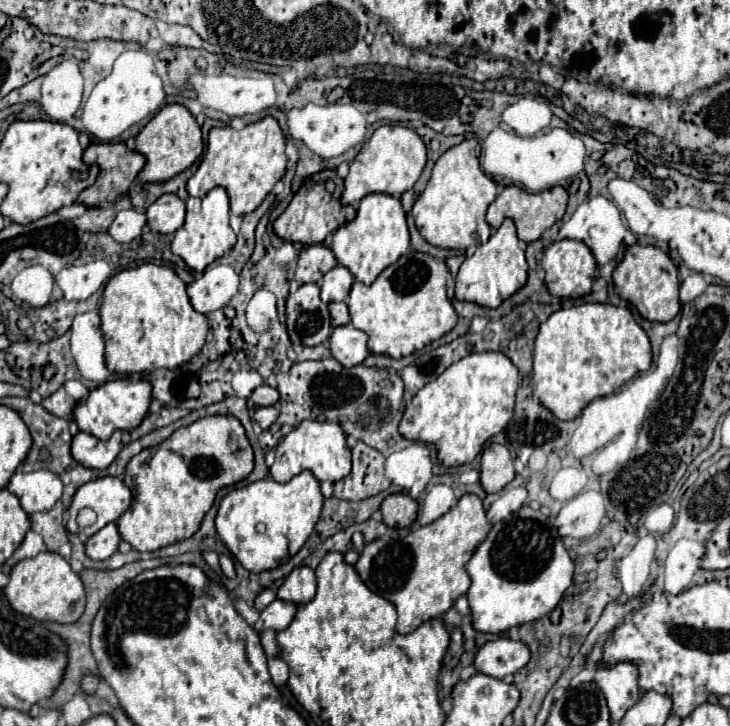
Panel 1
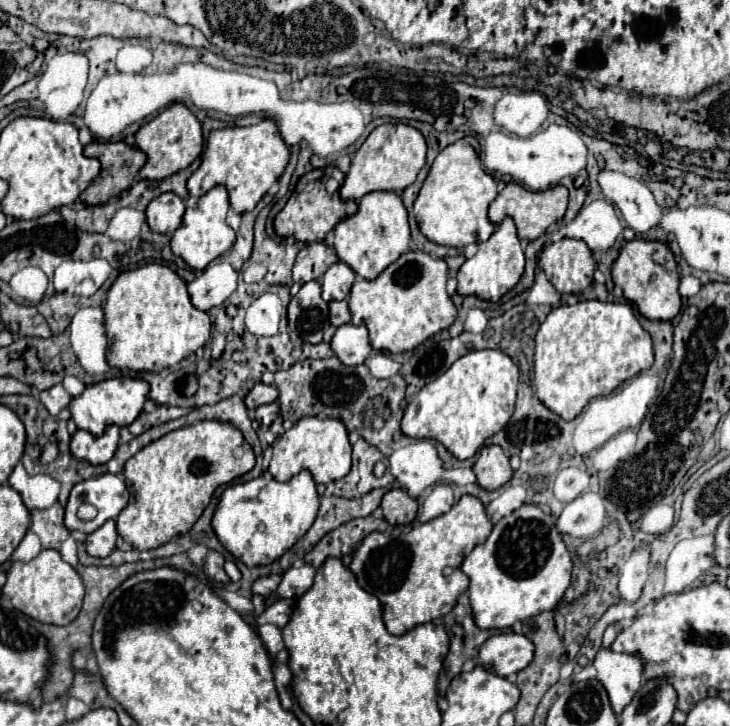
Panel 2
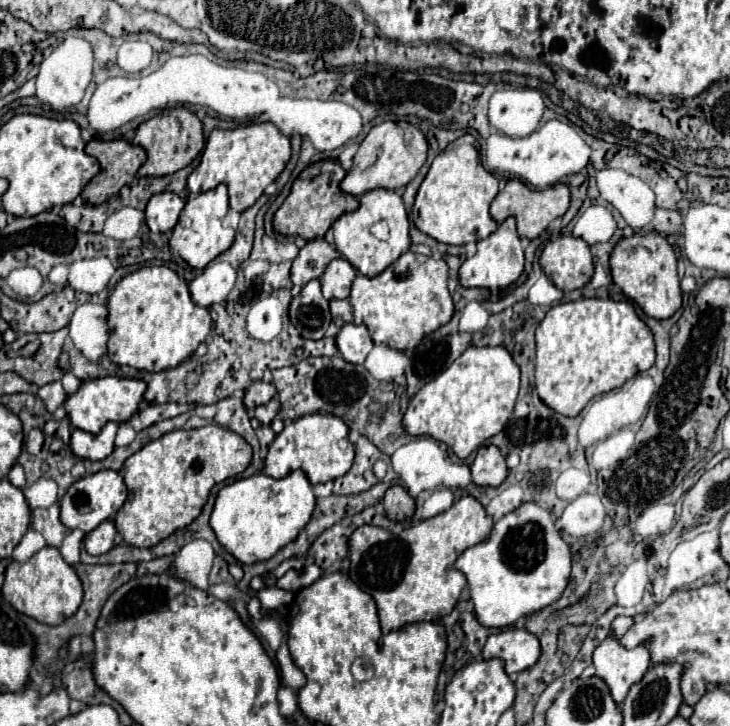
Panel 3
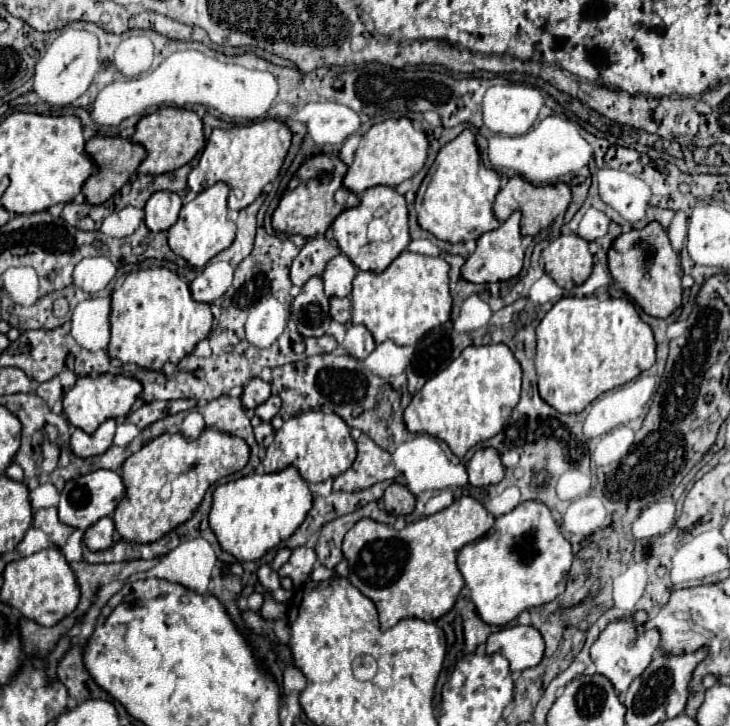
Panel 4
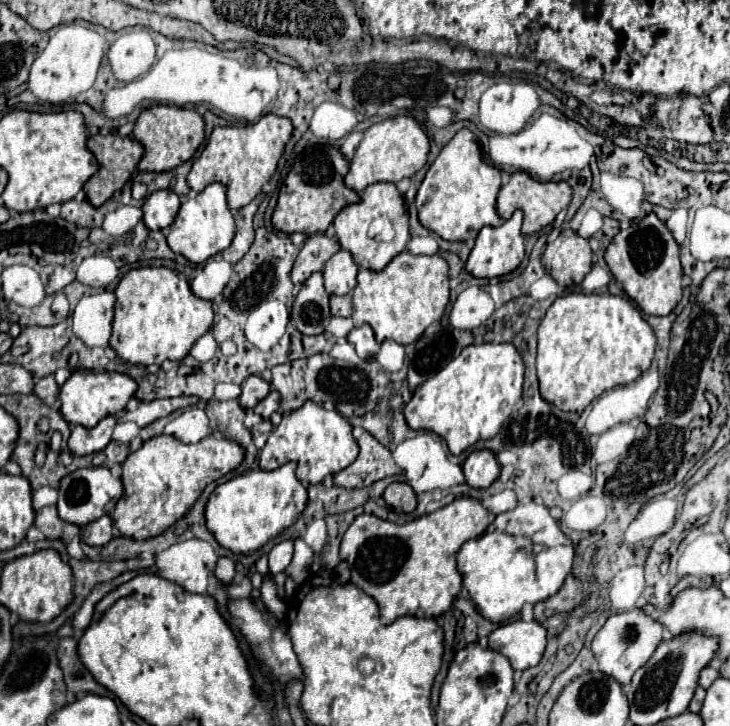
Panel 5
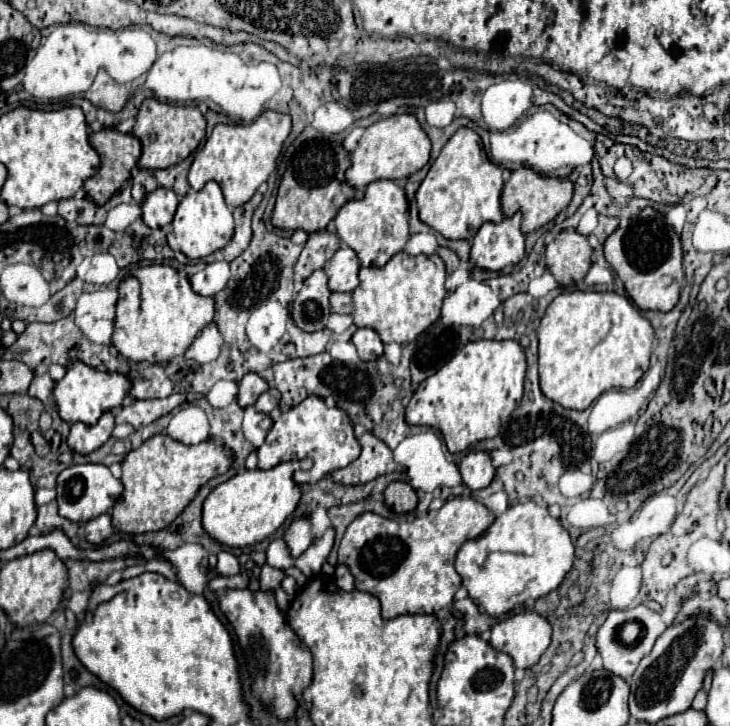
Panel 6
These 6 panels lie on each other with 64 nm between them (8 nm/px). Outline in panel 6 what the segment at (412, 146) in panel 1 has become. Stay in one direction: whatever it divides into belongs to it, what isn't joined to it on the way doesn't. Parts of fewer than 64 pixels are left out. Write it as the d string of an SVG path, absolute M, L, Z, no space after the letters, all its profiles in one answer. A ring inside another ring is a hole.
M394 114L384 120L374 122L364 130L364 136L358 142L358 148L352 152L352 166L346 172L348 184L354 188L366 188L374 180L398 180L408 178L428 164L430 158L430 140L420 128L414 114Z

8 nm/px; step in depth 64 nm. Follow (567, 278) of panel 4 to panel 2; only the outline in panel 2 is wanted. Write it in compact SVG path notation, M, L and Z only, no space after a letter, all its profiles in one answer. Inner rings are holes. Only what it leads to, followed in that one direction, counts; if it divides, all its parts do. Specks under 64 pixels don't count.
M572 238L548 244L538 258L538 266L560 294L582 292L592 284L596 270L592 250L582 240Z

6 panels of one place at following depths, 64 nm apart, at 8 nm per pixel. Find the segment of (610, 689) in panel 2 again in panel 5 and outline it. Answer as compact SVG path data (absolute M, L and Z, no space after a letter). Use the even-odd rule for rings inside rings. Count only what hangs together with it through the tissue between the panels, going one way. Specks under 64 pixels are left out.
M634 608L630 612L612 614L602 630L592 640L592 652L600 664L600 672L616 678L620 684L628 684L634 676L634 672L648 662L648 656L656 650L656 644L664 638L664 626L650 614L646 614L642 608ZM630 632L636 636L630 638Z

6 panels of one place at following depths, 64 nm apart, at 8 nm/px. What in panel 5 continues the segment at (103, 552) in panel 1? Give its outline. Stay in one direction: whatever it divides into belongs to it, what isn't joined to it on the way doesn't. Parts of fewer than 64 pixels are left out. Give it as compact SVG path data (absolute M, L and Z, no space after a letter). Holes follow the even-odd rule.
M104 514L102 518L98 518L98 520L90 522L88 526L84 526L82 538L90 546L106 546L112 538L112 520L110 520L110 516Z

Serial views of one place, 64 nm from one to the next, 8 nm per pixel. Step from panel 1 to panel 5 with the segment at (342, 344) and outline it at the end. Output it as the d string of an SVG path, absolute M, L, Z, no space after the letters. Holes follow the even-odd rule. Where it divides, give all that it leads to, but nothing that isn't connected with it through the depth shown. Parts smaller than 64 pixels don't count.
M360 326L360 328L354 328L350 334L348 334L348 342L352 342L356 346L356 352L362 360L370 360L374 354L380 352L380 342L376 340L374 332L370 326Z

